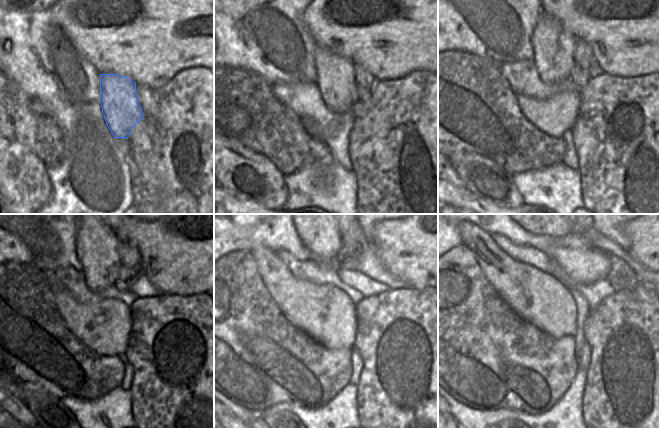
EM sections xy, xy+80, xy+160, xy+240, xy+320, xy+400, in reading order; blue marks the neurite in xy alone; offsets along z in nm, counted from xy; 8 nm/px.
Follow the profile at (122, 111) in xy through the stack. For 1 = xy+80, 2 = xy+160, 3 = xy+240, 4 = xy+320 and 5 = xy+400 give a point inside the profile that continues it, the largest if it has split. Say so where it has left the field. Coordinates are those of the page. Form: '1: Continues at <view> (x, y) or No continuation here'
1: Continues at xy+80 (335, 78)
2: Continues at xy+160 (553, 46)
3: Continues at xy+240 (97, 249)
4: Continues at xy+320 (320, 234)
5: Continues at xy+400 (559, 234)

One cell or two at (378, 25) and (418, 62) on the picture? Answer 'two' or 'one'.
one

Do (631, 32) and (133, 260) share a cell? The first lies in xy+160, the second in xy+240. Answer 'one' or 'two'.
two

